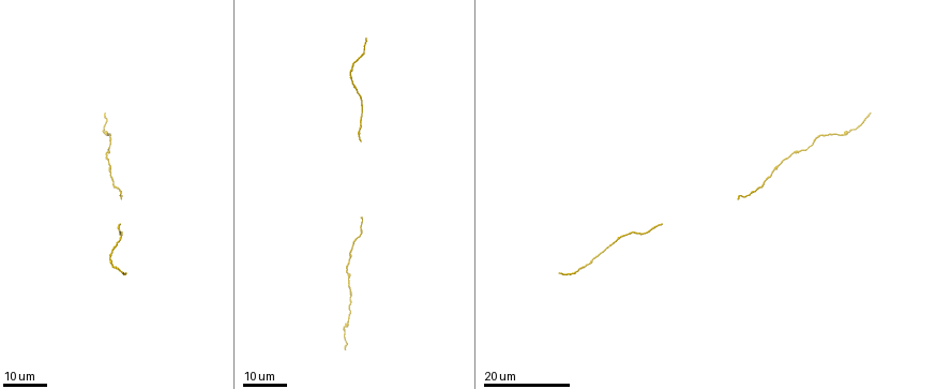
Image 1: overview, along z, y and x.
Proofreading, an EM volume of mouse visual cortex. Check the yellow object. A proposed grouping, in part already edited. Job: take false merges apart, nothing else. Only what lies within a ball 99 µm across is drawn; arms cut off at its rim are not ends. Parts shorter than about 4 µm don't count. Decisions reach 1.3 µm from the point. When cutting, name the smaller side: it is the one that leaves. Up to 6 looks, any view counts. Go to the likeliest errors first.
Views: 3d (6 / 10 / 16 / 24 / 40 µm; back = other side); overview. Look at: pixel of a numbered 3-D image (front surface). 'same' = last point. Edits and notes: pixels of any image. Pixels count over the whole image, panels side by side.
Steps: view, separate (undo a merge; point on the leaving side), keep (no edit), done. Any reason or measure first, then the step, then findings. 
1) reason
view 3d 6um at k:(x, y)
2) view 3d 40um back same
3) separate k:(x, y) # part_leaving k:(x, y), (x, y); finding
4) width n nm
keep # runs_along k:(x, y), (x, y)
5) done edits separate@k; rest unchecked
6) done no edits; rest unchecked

sudden change in width
view 3d 24um at 1:(348, 280)

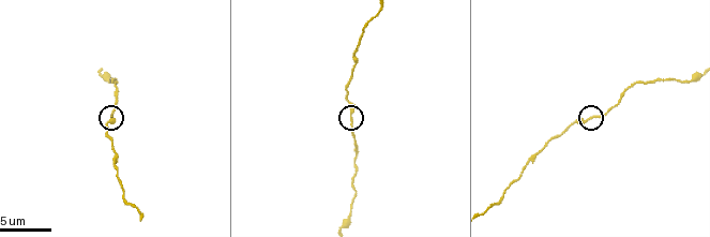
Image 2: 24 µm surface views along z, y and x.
view 3d 10um at 2:(593, 117)

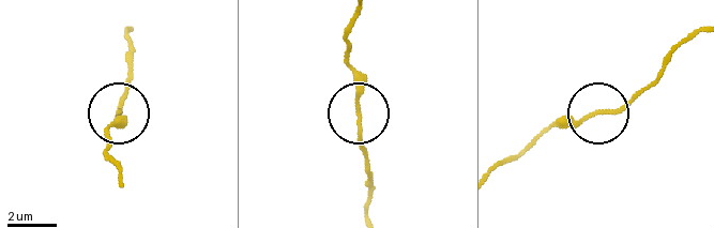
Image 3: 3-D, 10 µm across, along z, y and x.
width 190 nm
keep # all the same neuron

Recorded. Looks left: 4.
calibre changes
view 3d 16um at 1:(358, 129)

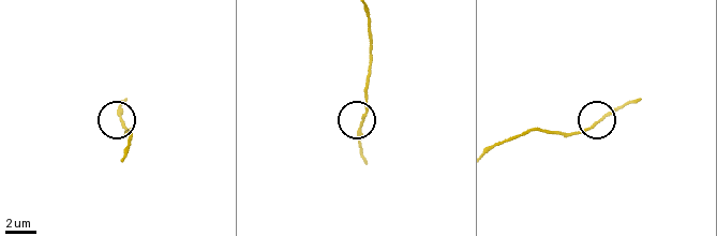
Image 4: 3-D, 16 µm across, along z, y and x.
view 3d 10um at 4:(360, 125)

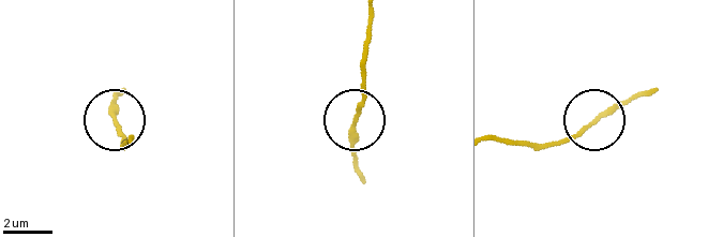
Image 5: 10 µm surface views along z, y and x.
keep # one neuron here

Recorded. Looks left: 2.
sudden change in width
view 3d 16um at 1:(111, 264)

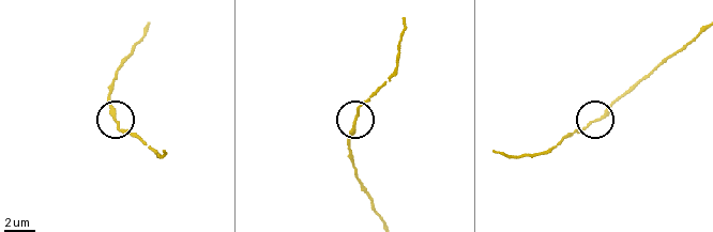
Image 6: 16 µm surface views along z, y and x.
view 3d 10um at 6:(117, 120)

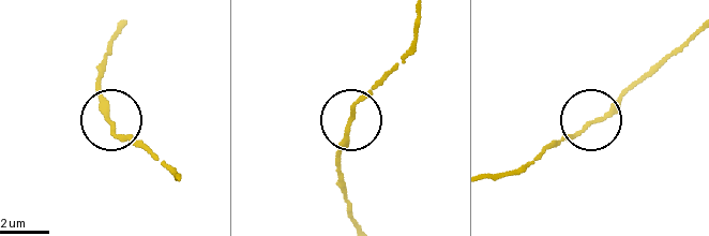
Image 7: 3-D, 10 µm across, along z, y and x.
width 180 nm
keep # one neuron here

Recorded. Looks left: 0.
done no edits; rest unchecked

